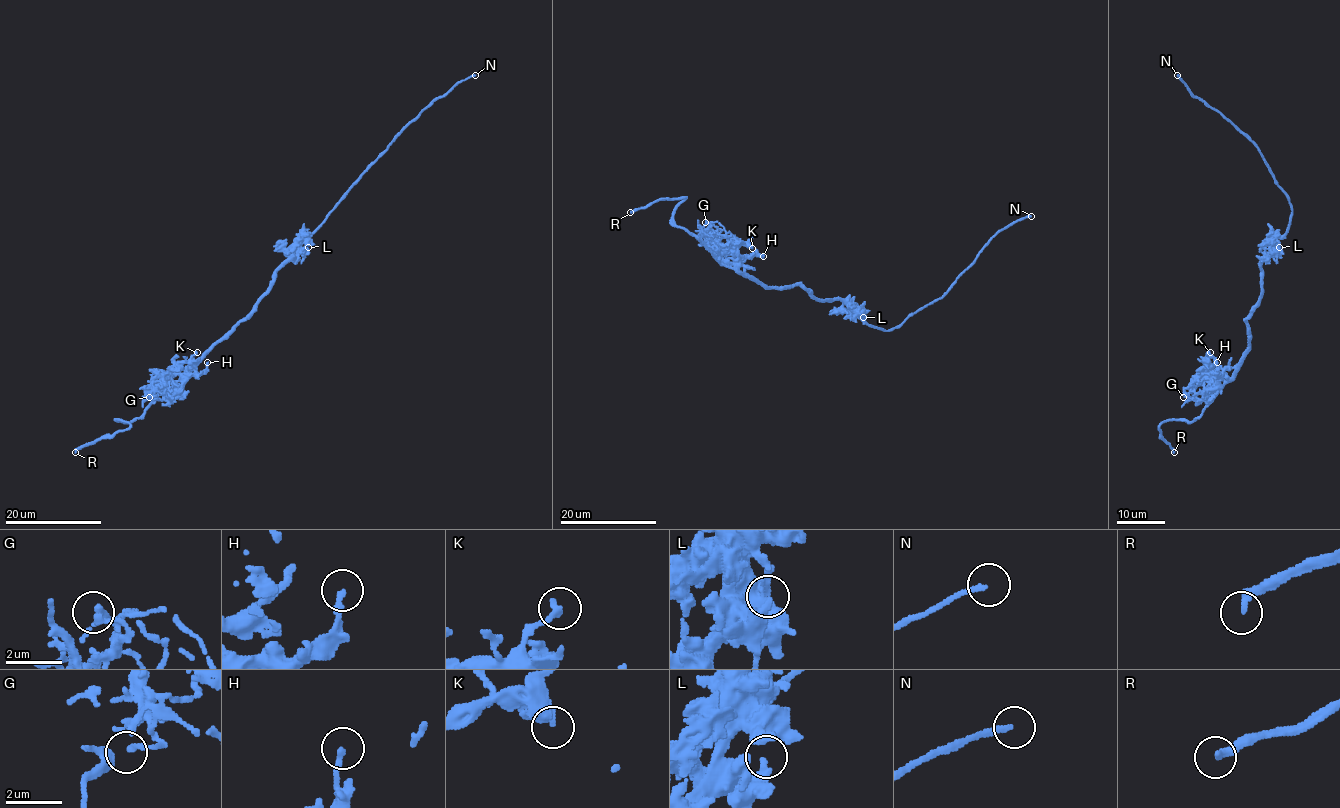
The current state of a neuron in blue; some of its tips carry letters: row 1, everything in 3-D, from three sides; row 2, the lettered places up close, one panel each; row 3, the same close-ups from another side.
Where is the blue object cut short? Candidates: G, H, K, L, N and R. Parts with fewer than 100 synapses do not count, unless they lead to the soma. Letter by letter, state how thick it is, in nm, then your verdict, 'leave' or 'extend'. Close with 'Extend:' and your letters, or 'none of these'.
G: calibre 170 nm; leave
H: calibre 220 nm; leave
K: calibre 280 nm; leave
L: calibre 360 nm; leave
N: calibre 180 nm; leave
R: calibre 260 nm; extend
Extend: R

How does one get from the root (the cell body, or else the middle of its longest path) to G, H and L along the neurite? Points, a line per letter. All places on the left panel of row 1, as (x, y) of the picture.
G: (274, 281), (257, 305), (182, 378), (177, 374), (158, 375), (154, 379), (158, 391), (149, 397)
H: (274, 281), (257, 305), (187, 372), (201, 373), (207, 362)
L: (274, 281), (274, 273), (308, 247)

